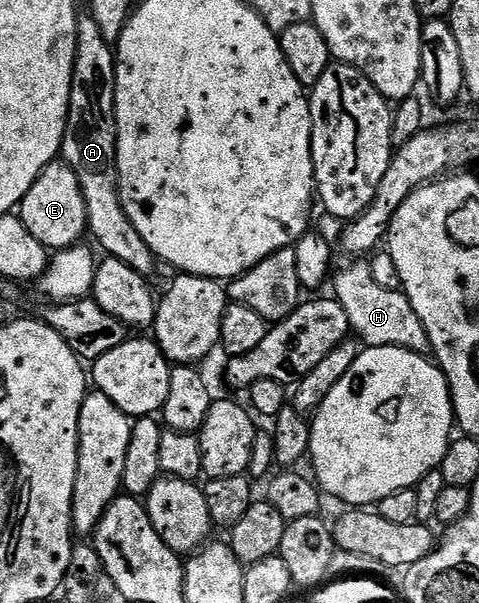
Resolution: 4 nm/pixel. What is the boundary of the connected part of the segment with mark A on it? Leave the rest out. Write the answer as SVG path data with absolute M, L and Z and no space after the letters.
M94 16L80 17L77 28L77 52L73 80L69 92L67 127L63 137L62 161L77 176L85 196L87 229L90 237L99 241L106 257L129 264L133 272L145 279L155 273L155 253L145 244L141 232L133 228L119 199L119 169L117 168L117 120L115 119L115 56L112 43L105 40Z

